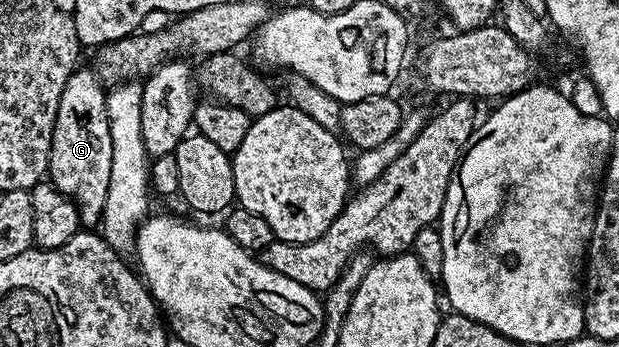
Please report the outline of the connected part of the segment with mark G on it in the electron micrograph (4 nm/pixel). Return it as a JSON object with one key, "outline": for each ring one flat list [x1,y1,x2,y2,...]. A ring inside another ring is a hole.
{"outline":[[76,68,65,83,65,91,57,107,57,119,51,126,51,158,47,167,50,184,54,185,57,191,70,197,77,207,80,226,95,227,103,220,105,195,109,195,109,170,113,168,113,135,109,135,108,90,94,68,83,68]]}

